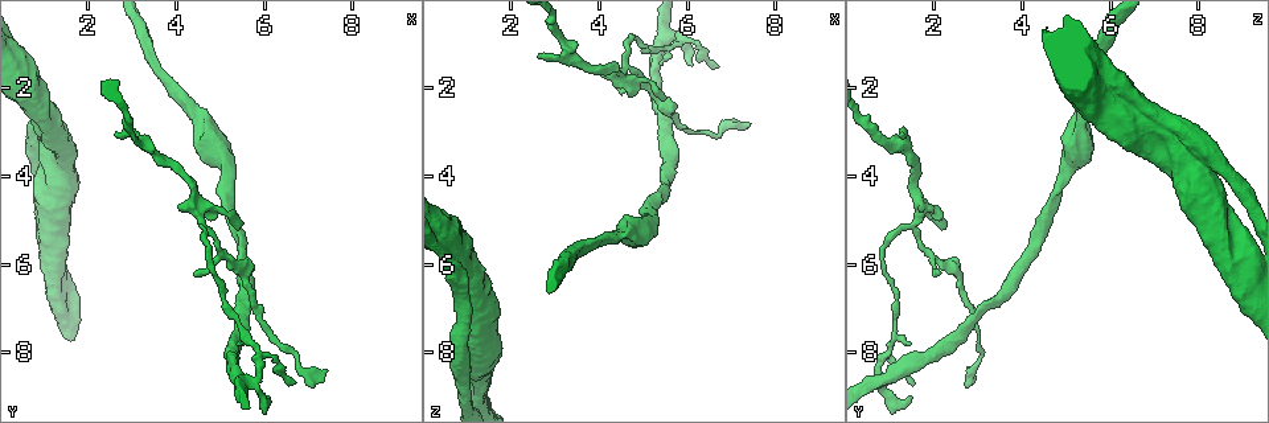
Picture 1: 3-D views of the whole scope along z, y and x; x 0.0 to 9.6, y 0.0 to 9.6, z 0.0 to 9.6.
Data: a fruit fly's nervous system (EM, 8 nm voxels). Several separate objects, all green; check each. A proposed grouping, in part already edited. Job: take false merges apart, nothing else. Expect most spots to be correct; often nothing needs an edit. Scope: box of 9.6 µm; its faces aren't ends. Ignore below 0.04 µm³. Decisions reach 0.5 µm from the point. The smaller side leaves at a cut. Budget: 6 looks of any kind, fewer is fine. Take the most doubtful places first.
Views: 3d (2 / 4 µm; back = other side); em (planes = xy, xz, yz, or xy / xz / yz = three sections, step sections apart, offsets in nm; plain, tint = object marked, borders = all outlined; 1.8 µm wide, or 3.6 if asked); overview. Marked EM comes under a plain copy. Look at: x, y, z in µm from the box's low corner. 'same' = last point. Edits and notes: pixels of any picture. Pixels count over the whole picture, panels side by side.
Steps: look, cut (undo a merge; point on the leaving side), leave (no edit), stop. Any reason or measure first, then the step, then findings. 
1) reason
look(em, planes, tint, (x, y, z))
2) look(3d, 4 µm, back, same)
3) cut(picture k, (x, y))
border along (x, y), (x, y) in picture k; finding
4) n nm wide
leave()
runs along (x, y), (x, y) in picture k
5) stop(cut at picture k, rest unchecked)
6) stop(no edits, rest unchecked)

look(em, 3.6 µm, xy, step 16, tint, (1.20, 3.60, 7.85))

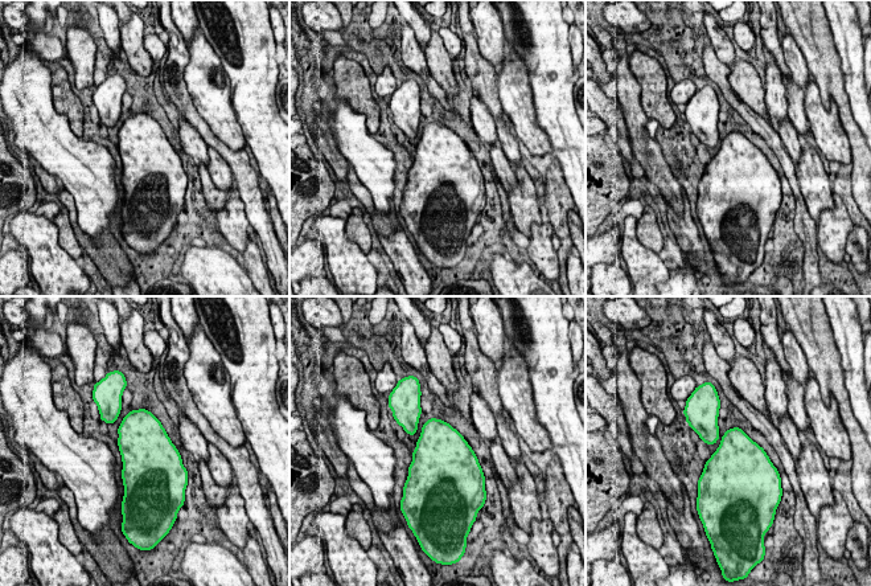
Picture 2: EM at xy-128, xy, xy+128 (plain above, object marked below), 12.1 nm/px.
leave()
all the same neuron

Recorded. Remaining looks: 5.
touches itself
look(3d, 4 µm, (0.90, 2.30, 5.95))

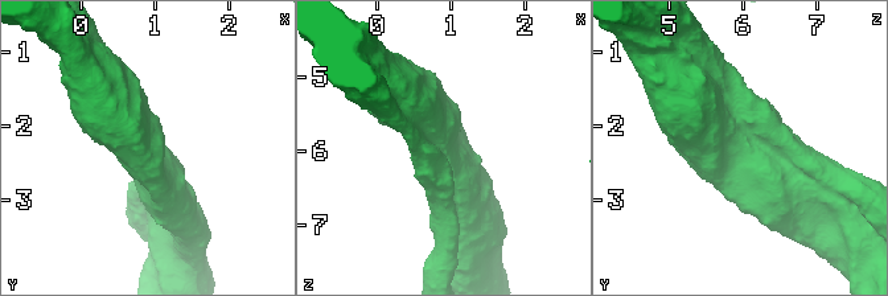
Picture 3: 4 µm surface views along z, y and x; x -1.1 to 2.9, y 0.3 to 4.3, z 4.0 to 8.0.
look(em, 3.6 µm, xy, step 4, tint, (0.90, 2.25, 6.00))

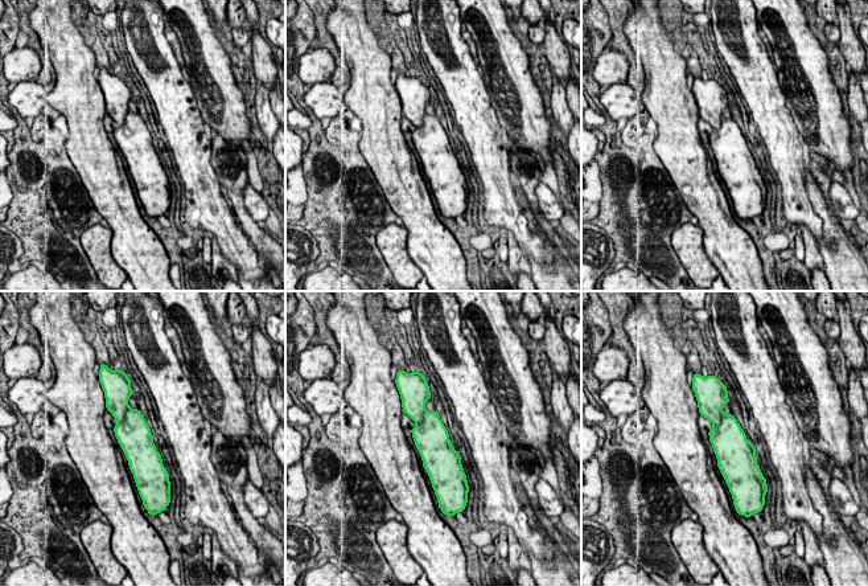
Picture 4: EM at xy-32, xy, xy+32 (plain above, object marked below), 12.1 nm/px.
cut it another way
look(em, 3.6 µm, planes, tint, same)

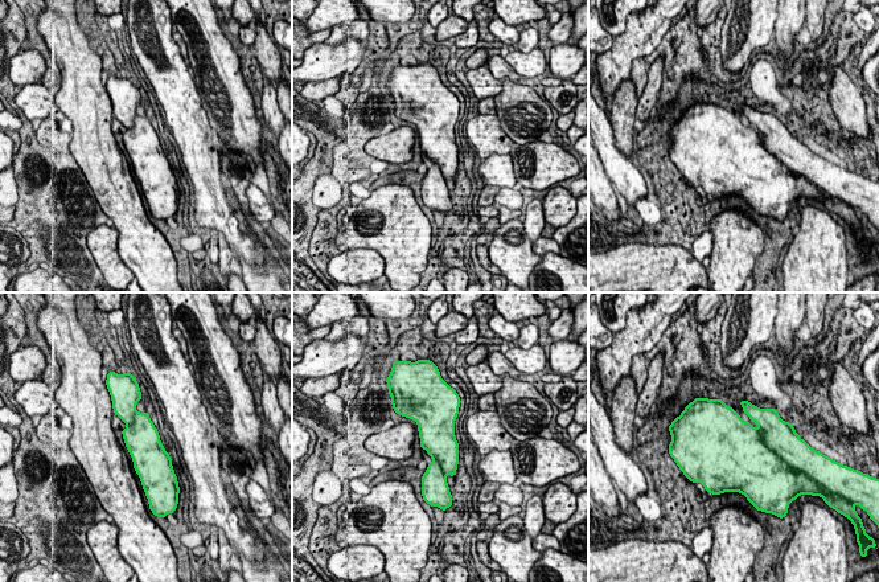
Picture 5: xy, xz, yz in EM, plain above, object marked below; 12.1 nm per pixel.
420 nm wide
leave()
all the same neuron

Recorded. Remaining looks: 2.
look(em, planes, tint, (4.55, 5.15, 1.40))

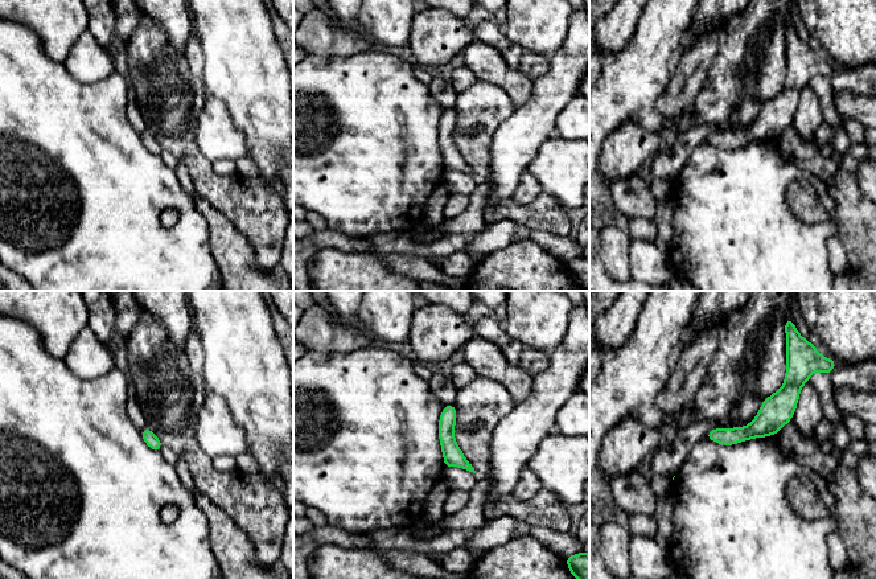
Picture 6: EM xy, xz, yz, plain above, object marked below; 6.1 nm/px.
leave()
runs along (788, 378), (753, 430), (711, 435) in picture 6; continuous, no second neuron

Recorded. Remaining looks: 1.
stop(no edits, rest unchecked)

